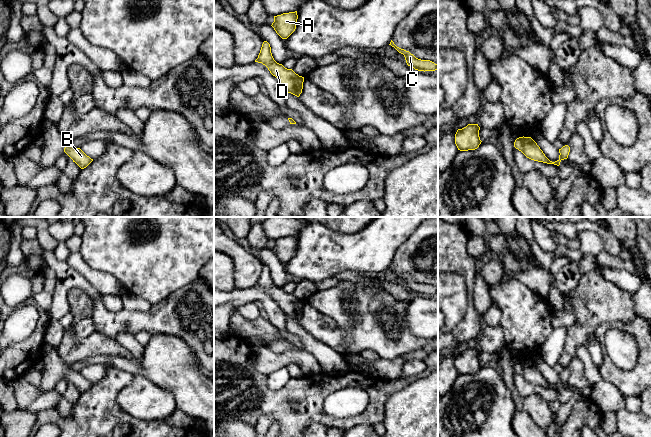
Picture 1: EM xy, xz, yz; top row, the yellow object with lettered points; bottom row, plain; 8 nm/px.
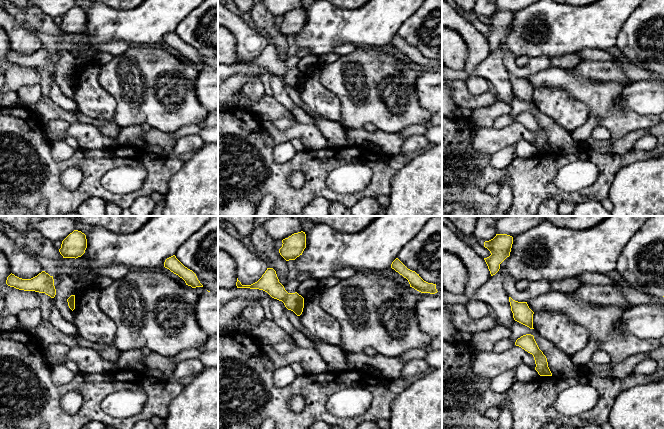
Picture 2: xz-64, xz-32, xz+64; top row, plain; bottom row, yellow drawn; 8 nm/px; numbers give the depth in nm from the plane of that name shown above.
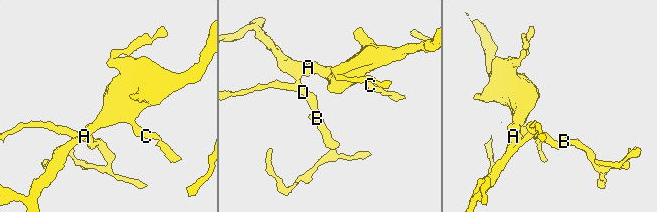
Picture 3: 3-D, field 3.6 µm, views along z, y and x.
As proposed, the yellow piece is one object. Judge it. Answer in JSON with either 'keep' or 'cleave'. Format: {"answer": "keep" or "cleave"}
{"answer": "keep"}

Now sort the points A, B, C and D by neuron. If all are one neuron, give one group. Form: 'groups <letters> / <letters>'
groups A B C D

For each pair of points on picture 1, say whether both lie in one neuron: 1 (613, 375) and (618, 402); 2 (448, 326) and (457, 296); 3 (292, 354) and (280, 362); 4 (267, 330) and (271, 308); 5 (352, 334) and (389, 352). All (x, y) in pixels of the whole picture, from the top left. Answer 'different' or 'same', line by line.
1: different
2: same
3: same
4: different
5: same

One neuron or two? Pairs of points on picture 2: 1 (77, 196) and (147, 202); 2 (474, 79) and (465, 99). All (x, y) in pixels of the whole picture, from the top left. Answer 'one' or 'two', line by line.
1: two
2: two

